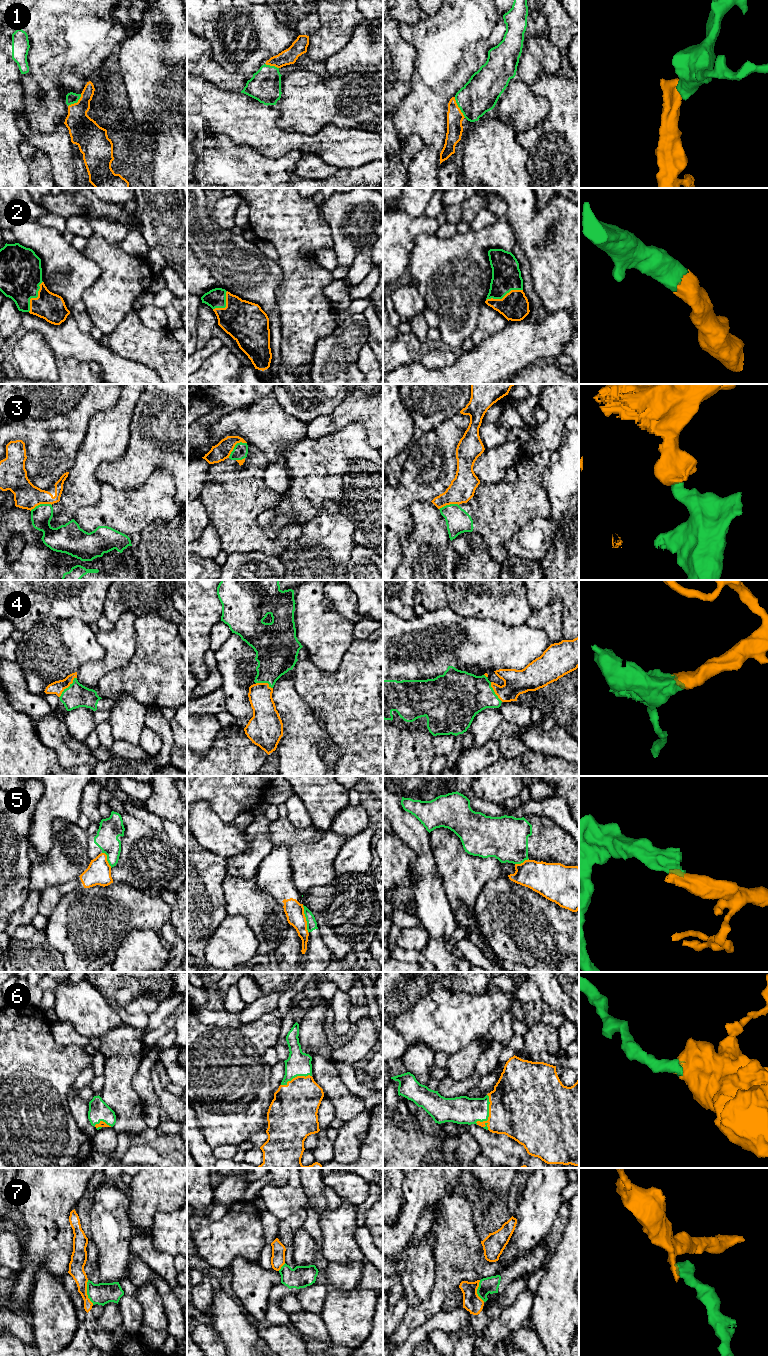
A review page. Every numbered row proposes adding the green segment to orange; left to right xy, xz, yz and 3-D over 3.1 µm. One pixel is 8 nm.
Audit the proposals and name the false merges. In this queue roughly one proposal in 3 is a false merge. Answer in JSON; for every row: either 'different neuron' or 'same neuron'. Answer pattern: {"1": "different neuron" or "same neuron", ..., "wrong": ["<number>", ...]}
{"1": "same neuron", "2": "same neuron", "3": "different neuron", "4": "same neuron", "5": "different neuron", "6": "same neuron", "7": "different neuron", "wrong": ["3", "5", "7"]}

